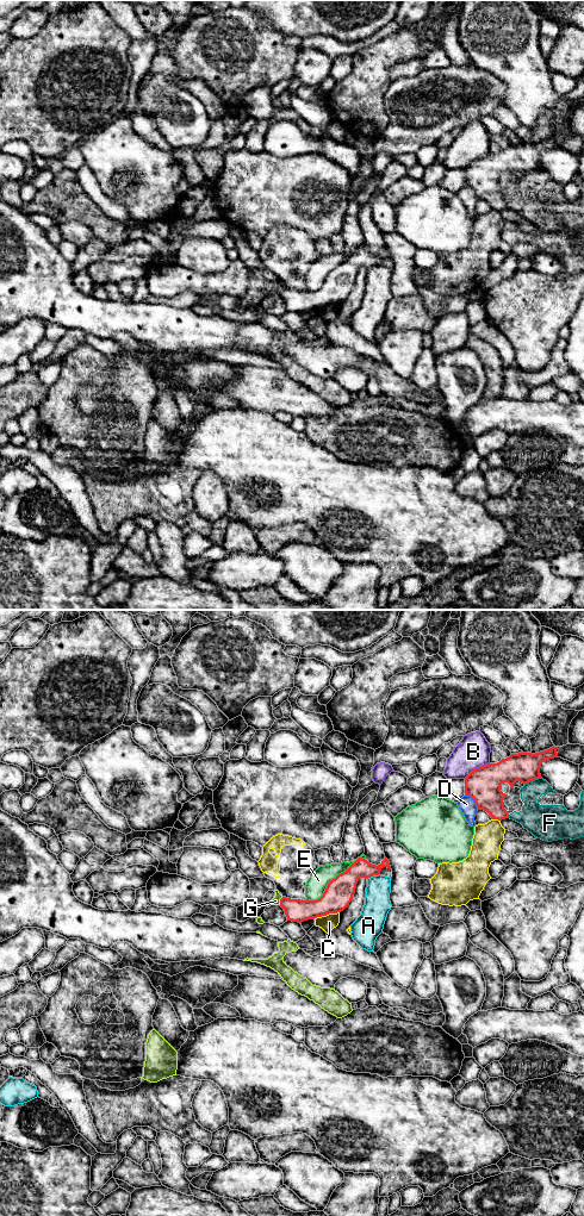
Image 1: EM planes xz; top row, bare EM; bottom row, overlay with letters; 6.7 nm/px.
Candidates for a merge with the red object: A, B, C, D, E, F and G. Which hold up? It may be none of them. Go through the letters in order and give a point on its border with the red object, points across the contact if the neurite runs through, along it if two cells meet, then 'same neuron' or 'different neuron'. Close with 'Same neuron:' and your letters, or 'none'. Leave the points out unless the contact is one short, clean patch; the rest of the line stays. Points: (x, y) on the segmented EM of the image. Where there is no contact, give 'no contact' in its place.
A: xz (373, 874) | different neuron
B: xz (476, 768) | different neuron
C: xz (327, 914) | different neuron
D: xz (473, 799) | different neuron
E: xz (333, 879) | different neuron
F: xz (532, 779) | different neuron
G: xz (280, 900) | along xz (283, 897), (279, 904) | different neuron
Same neuron: none

